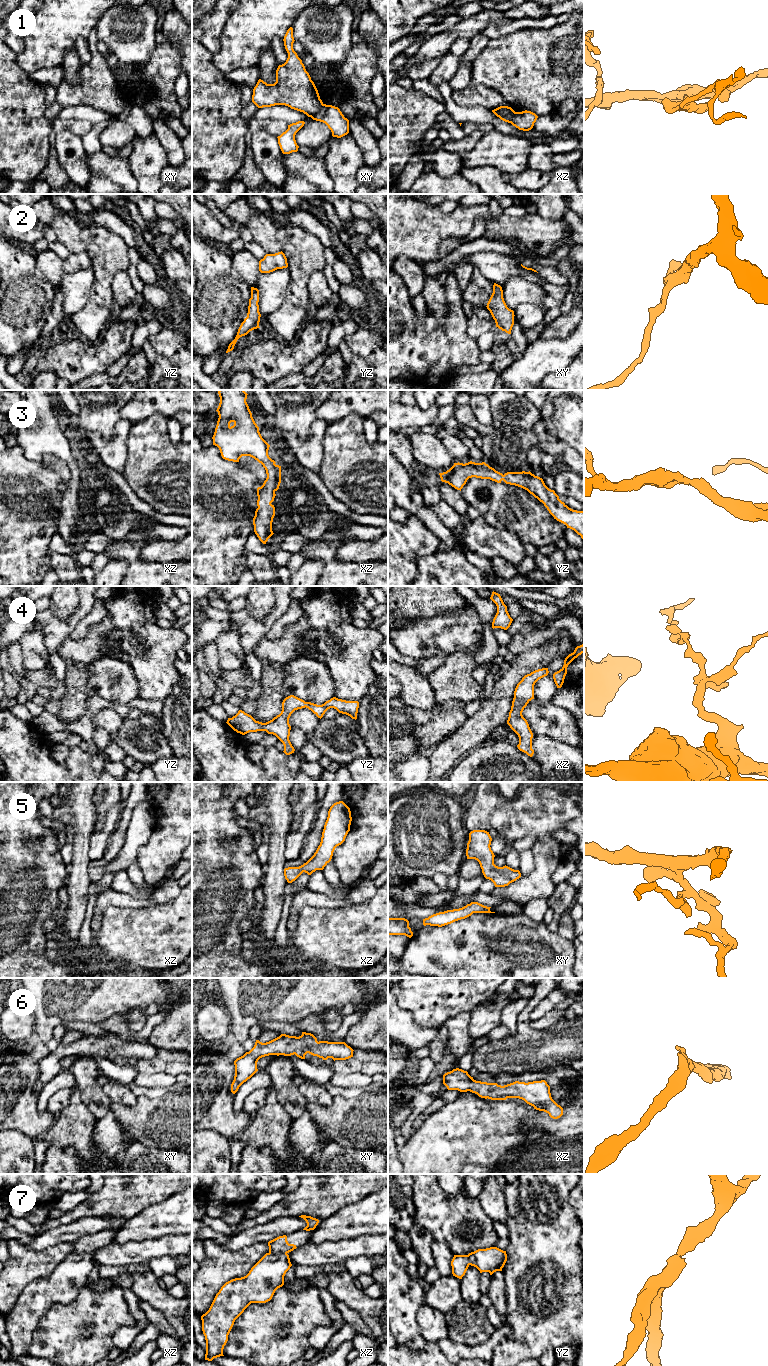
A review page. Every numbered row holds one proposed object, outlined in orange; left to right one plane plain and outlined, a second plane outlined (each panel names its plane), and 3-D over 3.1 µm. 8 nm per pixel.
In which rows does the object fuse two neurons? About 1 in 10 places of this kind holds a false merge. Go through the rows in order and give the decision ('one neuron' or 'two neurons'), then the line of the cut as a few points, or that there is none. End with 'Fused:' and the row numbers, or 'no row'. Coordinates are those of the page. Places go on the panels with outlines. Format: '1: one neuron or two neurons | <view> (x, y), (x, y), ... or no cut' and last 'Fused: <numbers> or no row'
1: two neurons | xy (323, 104), (311, 117)
2: one neuron | no cut
3: one neuron | no cut
4: one neuron | no cut
5: one neuron | no cut
6: one neuron | no cut
7: one neuron | no cut
Fused: 1

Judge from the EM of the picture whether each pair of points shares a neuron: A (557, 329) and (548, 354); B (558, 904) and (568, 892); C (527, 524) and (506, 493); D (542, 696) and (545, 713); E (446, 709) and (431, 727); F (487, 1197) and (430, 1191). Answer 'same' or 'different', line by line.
A: different
B: same
C: same
D: different
E: same
F: different

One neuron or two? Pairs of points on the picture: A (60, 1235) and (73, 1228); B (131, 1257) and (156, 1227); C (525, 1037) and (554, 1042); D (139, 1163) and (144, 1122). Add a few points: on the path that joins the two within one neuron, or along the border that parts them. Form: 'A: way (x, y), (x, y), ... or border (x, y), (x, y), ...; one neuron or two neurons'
A: way (63, 1234), (70, 1231); one neuron
B: border (170, 1233), (124, 1243); two neurons
C: way (532, 1042), (547, 1042); one neuron
D: border (131, 1142), (140, 1142), (153, 1148); two neurons

